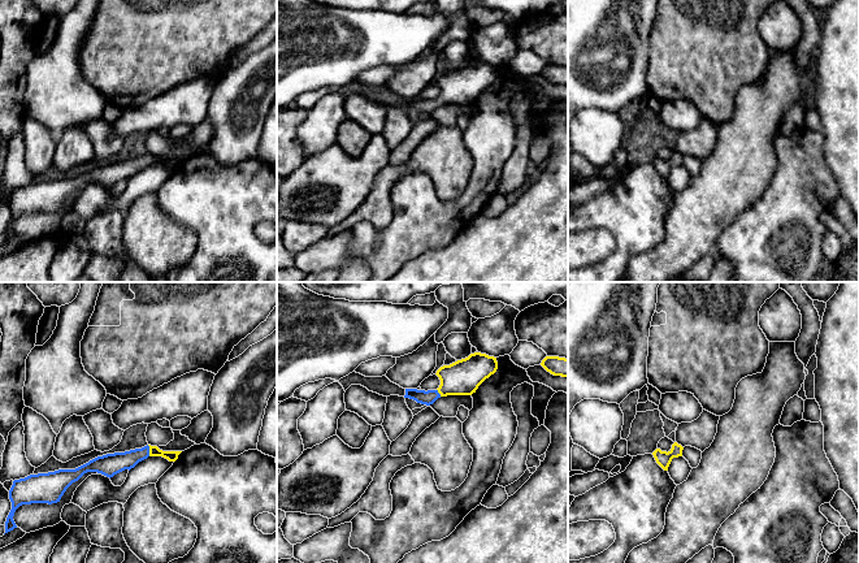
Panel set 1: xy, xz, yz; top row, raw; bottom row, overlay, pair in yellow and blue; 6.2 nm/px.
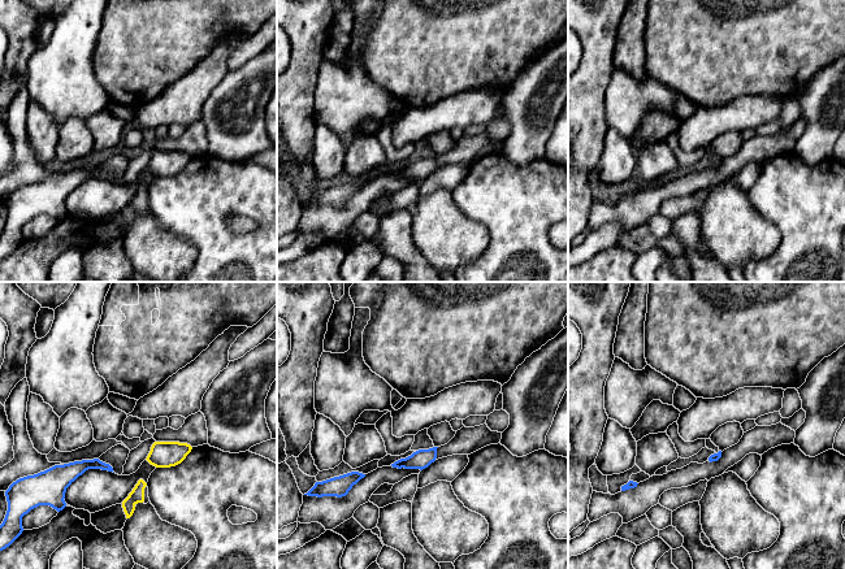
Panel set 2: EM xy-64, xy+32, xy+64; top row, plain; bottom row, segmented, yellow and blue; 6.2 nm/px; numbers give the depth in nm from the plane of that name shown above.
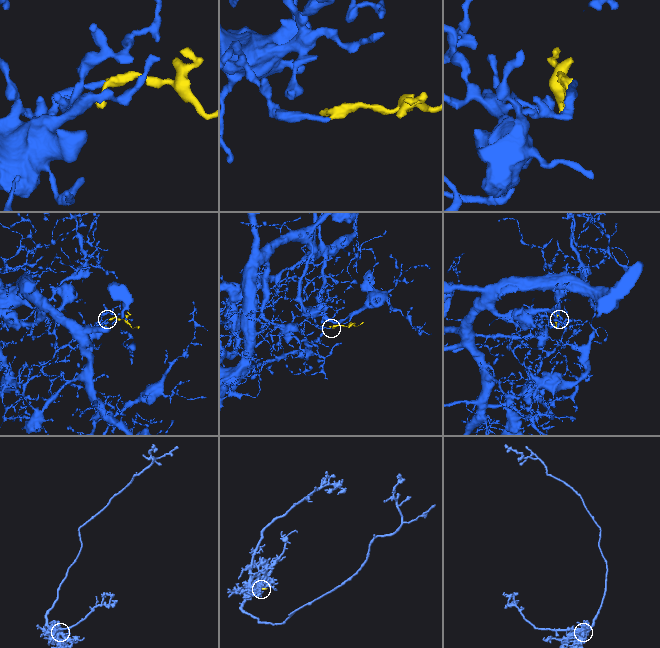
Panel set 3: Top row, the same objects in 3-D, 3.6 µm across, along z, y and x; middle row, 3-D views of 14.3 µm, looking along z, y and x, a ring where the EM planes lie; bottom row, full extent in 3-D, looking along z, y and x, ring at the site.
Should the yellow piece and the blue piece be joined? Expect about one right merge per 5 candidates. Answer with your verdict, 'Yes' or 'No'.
Yes

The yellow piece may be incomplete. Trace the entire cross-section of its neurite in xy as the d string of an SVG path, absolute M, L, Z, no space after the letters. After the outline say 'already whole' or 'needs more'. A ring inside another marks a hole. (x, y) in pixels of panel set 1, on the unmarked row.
M147 153L142 157L97 165L75 178L58 178L14 189L9 199L12 218L5 230L5 242L17 237L13 225L19 215L57 212L66 198L87 181L97 181L110 187L125 178L130 179L148 165L162 165L169 170L175 170L181 161L182 160L162 160L157 155Z; needs more

